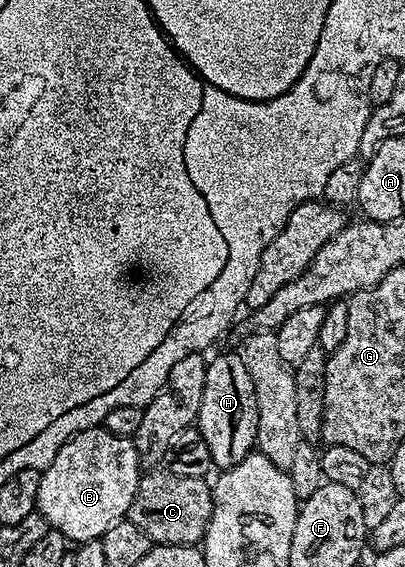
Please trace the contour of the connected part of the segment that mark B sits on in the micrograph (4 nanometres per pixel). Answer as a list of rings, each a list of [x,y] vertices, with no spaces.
[[[103,426],[91,427],[88,431],[81,430],[64,442],[62,449],[58,449],[58,453],[44,468],[38,485],[36,511],[51,530],[62,533],[65,540],[72,542],[73,539],[73,544],[88,543],[92,539],[101,540],[104,534],[114,529],[114,525],[126,518],[138,493],[141,478],[140,455],[136,452],[132,439],[123,439],[121,435],[104,430]]]

